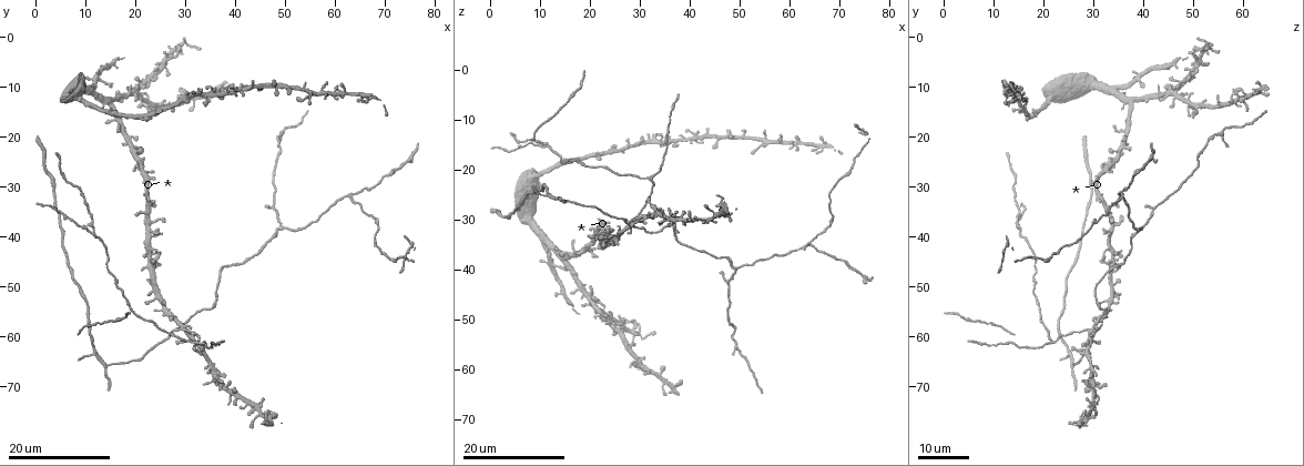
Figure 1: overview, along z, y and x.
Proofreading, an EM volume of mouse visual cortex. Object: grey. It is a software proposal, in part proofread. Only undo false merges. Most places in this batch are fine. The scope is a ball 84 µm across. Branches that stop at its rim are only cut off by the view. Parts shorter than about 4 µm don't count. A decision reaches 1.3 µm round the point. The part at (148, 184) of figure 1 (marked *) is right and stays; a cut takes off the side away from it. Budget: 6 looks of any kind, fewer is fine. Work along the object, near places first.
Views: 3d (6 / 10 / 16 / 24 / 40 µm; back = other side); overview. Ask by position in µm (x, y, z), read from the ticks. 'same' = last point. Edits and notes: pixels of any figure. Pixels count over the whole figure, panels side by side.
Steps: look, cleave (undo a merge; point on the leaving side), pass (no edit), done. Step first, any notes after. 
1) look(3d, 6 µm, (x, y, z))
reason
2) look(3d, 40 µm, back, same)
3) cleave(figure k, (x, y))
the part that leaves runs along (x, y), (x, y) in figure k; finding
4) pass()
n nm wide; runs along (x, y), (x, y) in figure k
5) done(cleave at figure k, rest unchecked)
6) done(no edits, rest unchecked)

look(3d, 16 µm, (48.0, 34.5, 42.0))
three-way junction

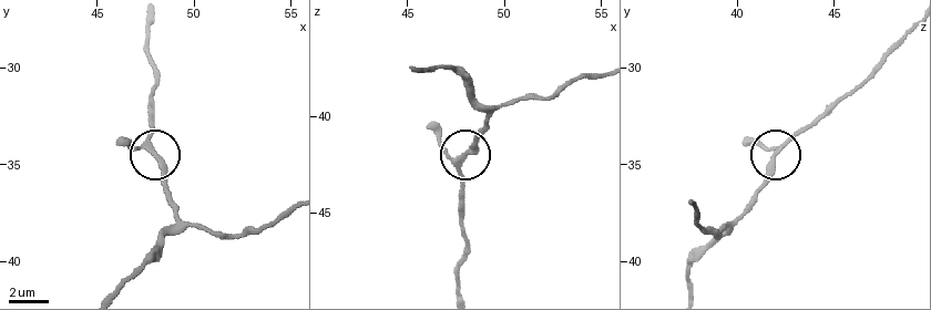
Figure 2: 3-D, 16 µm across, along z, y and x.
look(3d, 6 µm, (47.7, 34.2, 42.3))
closer look

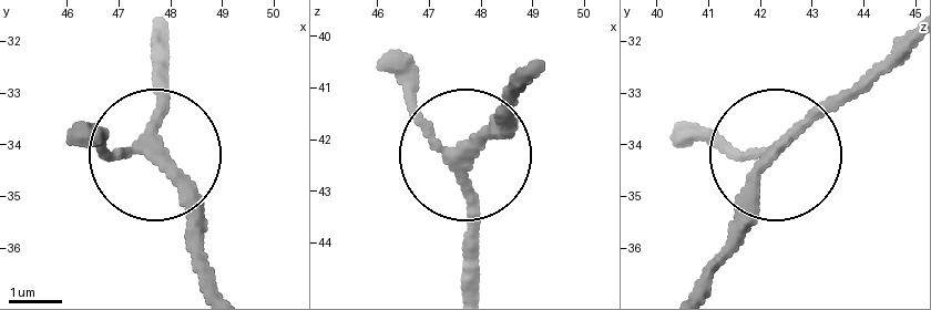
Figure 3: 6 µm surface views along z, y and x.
pass()
200 nm wide; runs along (693, 286), (746, 179), (900, 39) in figure 3; continuous, no second neuron

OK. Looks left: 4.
look(3d, 24 µm, (5.0, 35.5, 16.0))
arms run side by side

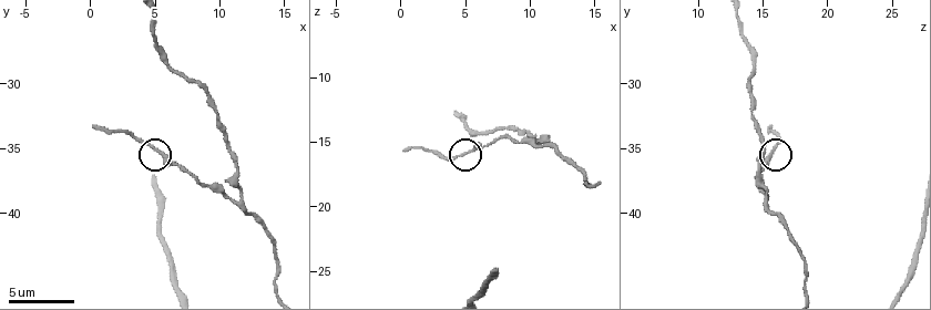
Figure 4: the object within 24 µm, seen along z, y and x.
look(3d, 6 µm, (5.6, 35.6, 15.6))

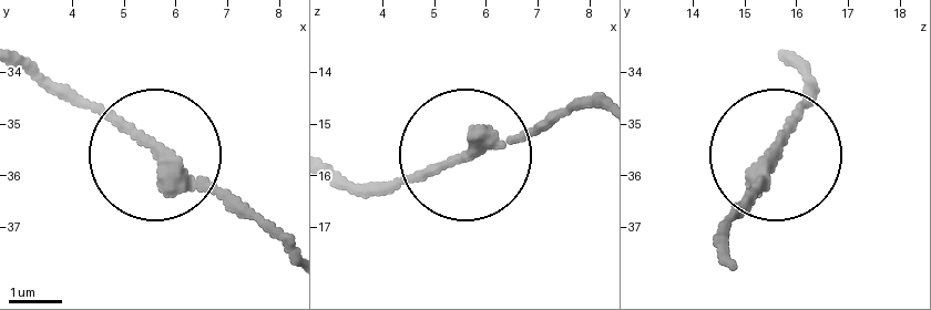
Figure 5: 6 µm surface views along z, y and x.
pass()
3 arms; runs along (288, 252), (68, 85) in figure 5; continuous, no second neuron

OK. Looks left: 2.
look(3d, 24 µm, (63.5, 32.0, 35.5))
looks like a crossing

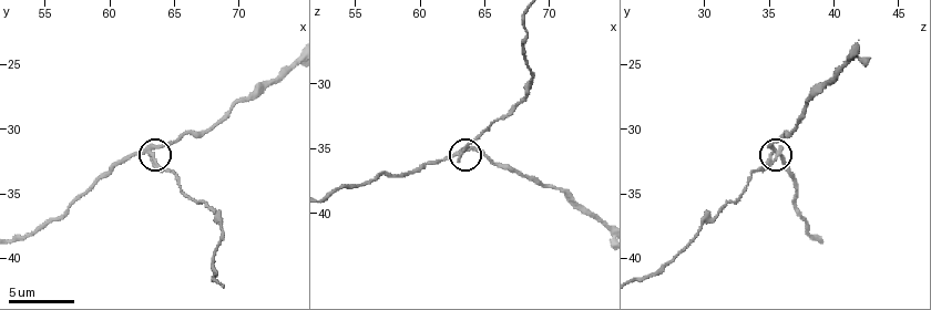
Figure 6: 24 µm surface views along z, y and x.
look(3d, 10 µm, (63.4, 31.8, 35.0))

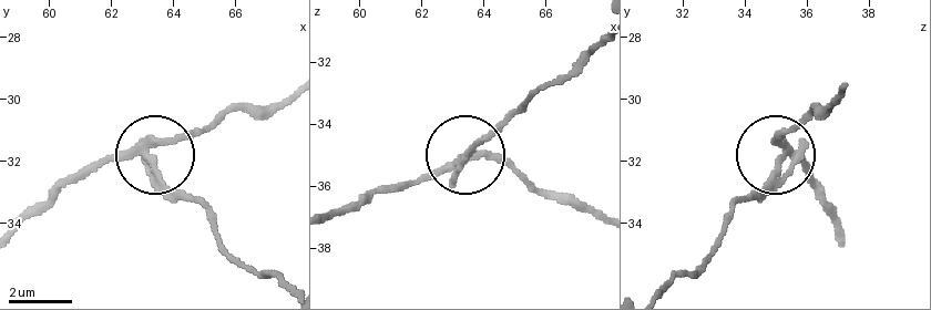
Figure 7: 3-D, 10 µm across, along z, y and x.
cleave(figure 7, (163, 195))
the part that leaves runs along (152, 159), (228, 252), (285, 283) in figure 7; two neurons meet here

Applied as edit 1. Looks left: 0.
done(cleave at figure 7, rest unchecked)

